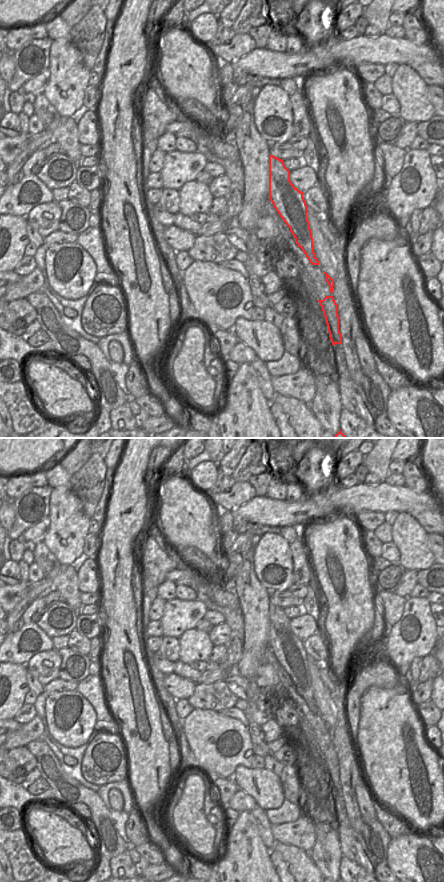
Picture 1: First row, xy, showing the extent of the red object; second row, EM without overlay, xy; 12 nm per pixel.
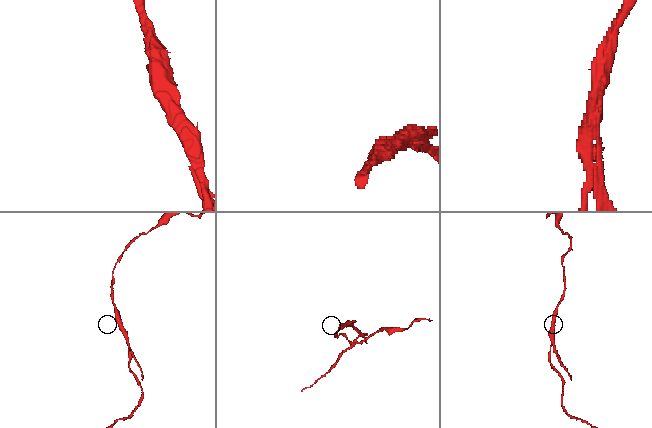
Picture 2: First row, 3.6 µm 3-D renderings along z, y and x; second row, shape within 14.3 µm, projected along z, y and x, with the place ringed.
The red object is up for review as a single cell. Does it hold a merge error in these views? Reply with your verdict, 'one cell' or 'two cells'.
two cells

